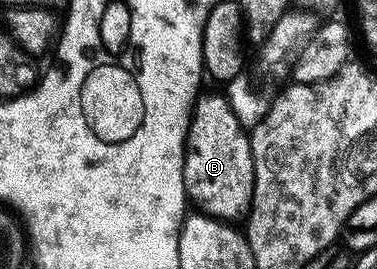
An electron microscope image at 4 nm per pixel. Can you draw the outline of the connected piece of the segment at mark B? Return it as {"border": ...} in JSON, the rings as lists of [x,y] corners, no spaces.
{"border":[[[202,93],[194,101],[186,134],[184,185],[187,200],[193,206],[195,203],[201,214],[223,221],[238,221],[249,212],[254,188],[250,137],[247,128],[236,119],[225,94]]]}

